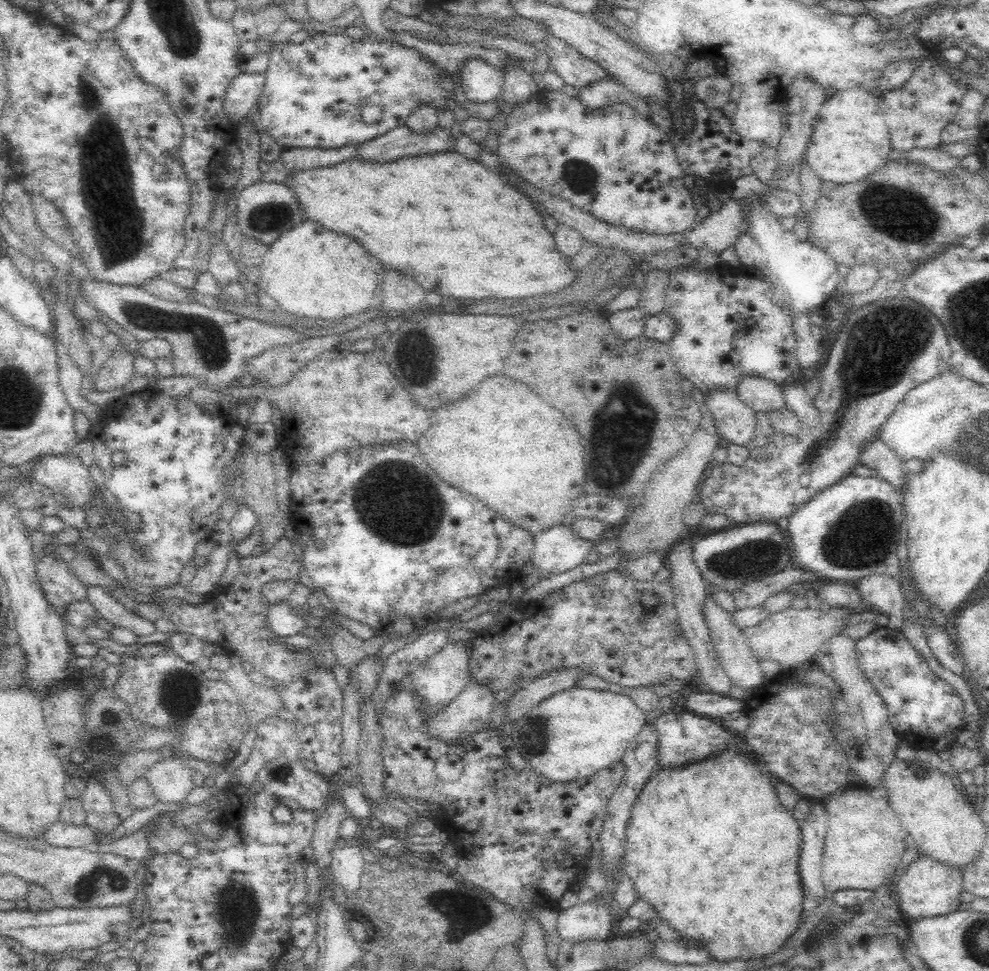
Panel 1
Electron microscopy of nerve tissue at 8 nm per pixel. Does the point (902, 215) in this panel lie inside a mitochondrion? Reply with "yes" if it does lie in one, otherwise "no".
yes

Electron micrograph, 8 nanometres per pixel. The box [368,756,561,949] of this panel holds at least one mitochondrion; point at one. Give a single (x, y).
(465, 912)

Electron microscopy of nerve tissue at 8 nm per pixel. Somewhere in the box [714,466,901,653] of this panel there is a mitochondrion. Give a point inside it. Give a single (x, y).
(864, 537)

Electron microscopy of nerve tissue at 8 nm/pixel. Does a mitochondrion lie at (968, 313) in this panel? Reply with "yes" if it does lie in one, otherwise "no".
yes

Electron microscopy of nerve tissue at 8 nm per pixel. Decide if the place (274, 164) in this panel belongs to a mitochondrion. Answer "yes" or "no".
no

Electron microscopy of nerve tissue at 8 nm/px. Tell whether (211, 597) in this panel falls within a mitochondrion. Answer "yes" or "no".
no

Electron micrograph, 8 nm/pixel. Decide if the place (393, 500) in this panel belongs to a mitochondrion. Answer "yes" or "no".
yes

